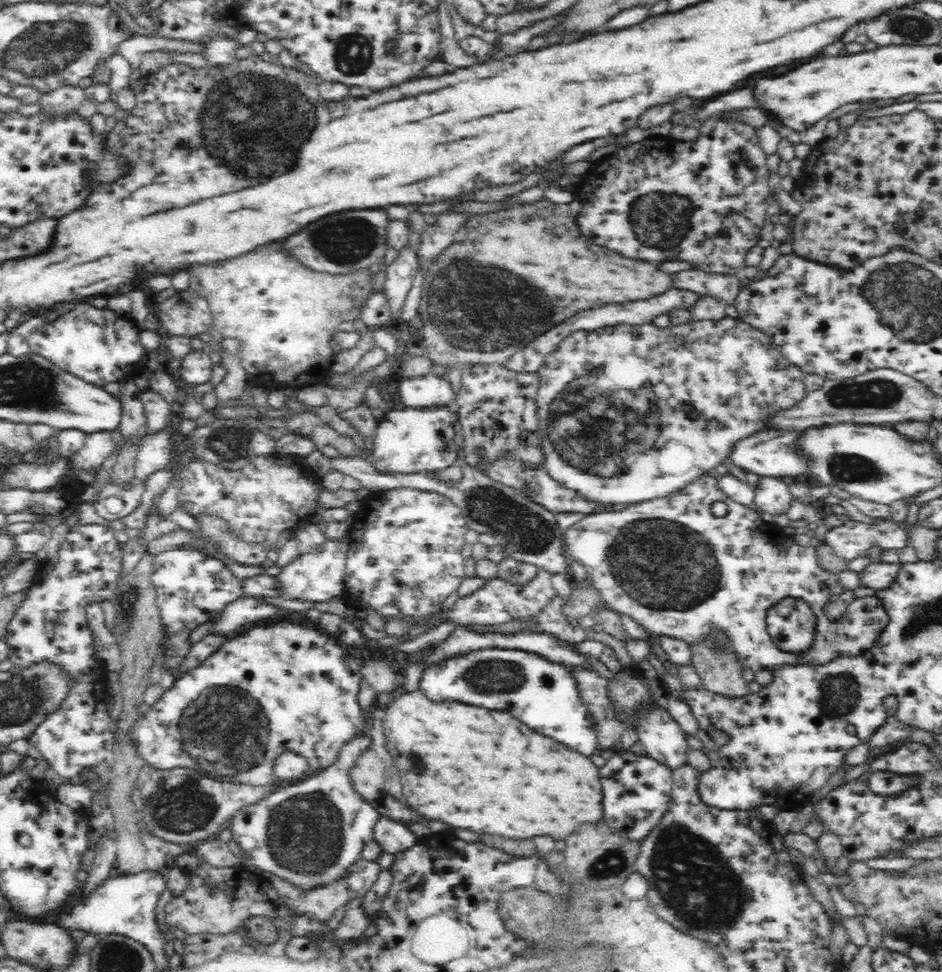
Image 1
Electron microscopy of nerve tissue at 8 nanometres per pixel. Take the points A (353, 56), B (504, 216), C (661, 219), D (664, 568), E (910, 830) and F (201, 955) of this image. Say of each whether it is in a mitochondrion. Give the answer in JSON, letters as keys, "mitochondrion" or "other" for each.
{"A":"mitochondrion","B":"other","C":"mitochondrion","D":"mitochondrion","E":"other","F":"other"}

